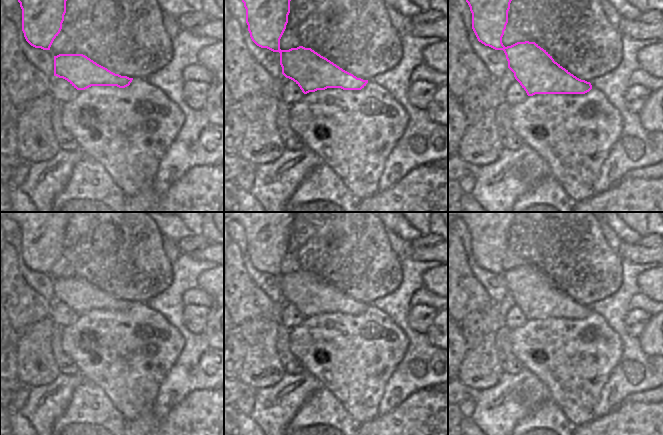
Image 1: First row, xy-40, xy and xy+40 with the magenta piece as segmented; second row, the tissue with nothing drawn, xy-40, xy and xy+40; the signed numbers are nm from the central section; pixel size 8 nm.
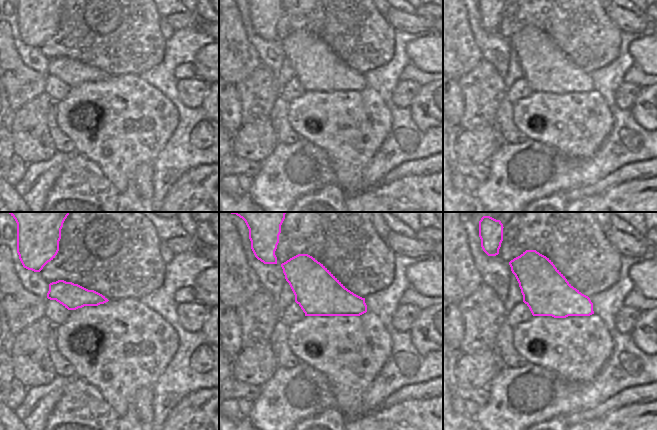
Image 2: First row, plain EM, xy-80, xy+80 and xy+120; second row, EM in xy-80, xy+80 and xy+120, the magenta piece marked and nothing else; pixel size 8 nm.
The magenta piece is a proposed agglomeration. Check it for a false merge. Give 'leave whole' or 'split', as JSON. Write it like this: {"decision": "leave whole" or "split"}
{"decision": "leave whole"}

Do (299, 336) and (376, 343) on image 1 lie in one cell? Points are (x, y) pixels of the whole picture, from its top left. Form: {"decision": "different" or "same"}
{"decision": "same"}

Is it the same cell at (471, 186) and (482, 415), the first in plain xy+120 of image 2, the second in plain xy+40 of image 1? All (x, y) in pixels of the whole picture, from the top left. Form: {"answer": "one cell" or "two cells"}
{"answer": "two cells"}

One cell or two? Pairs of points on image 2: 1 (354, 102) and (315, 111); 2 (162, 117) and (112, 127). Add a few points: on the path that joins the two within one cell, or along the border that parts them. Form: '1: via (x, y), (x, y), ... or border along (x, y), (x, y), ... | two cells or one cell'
1: via (344, 109), (325, 109) | one cell
2: via (150, 119), (124, 121) | one cell

